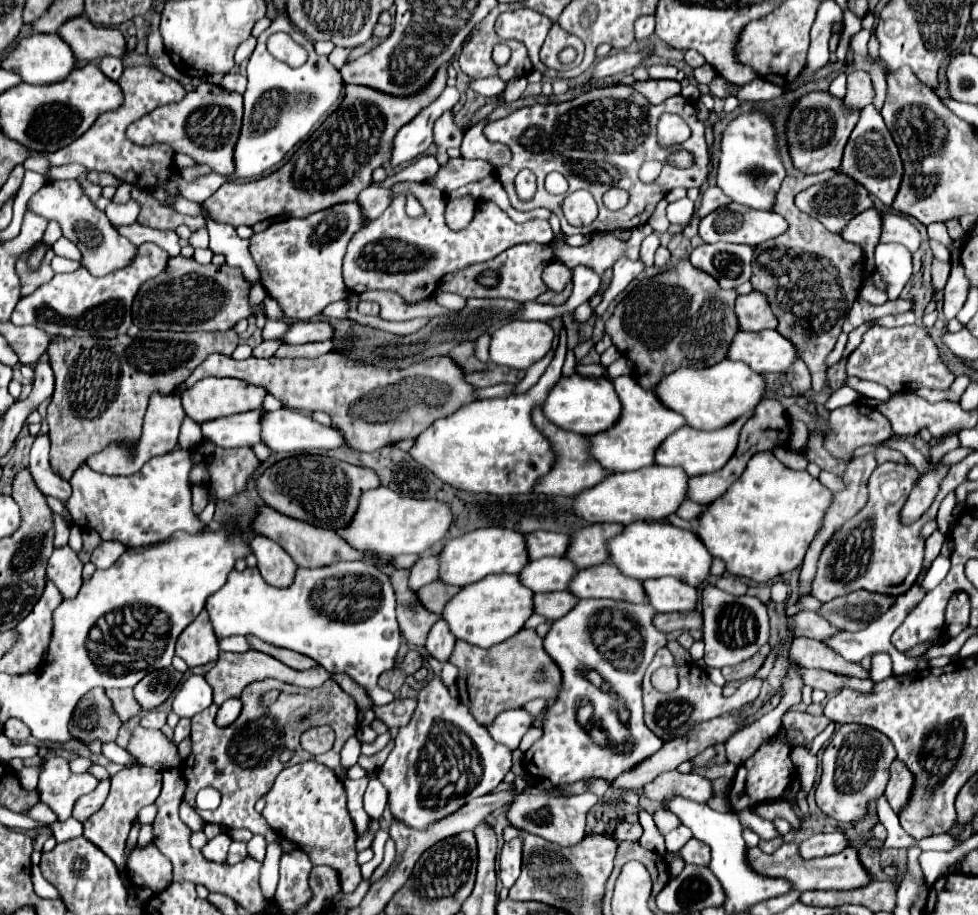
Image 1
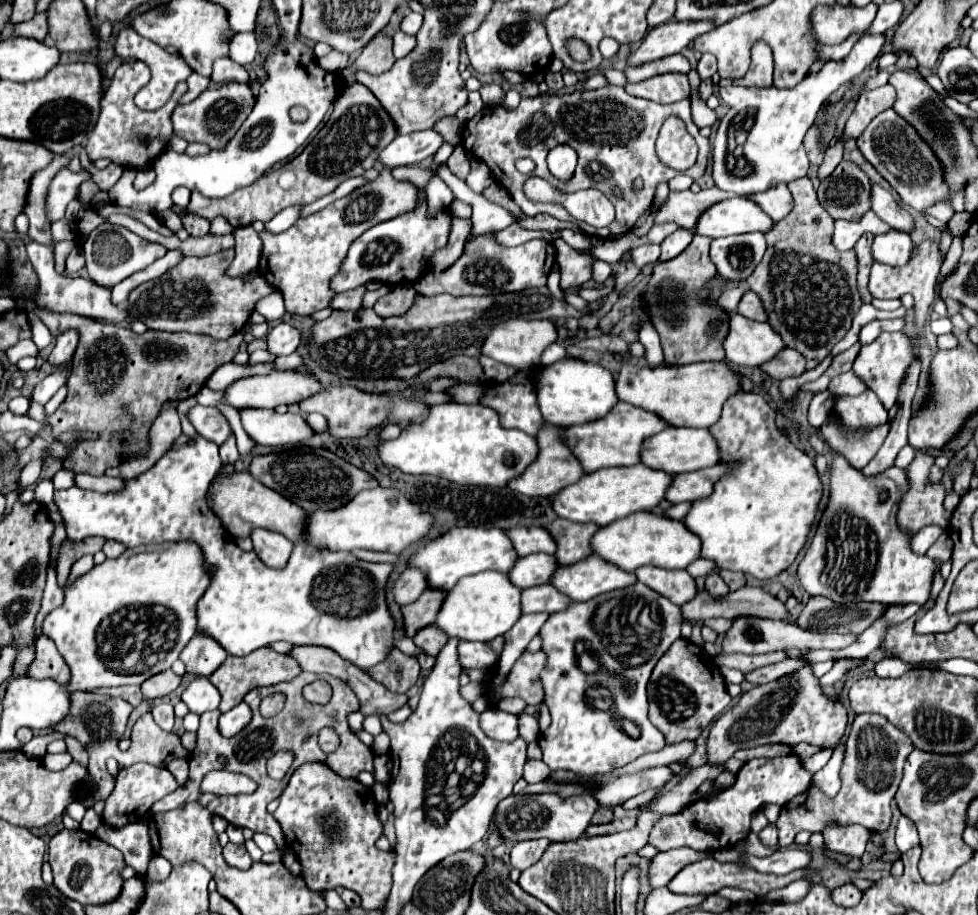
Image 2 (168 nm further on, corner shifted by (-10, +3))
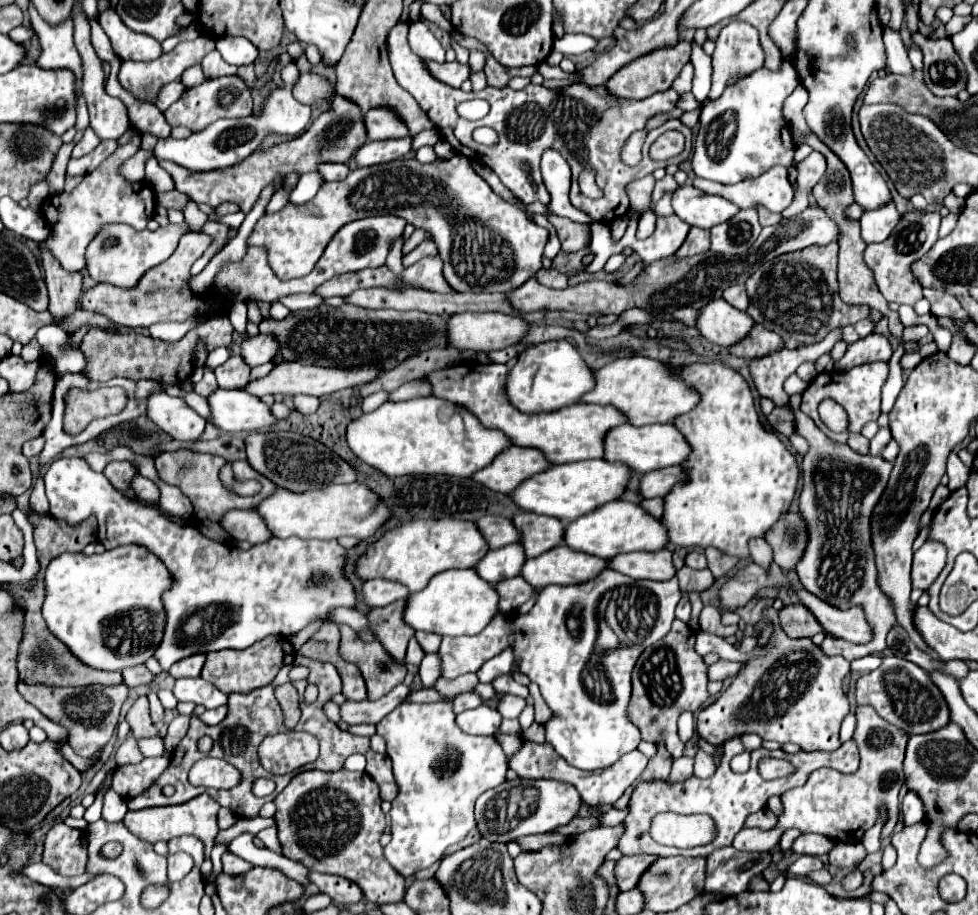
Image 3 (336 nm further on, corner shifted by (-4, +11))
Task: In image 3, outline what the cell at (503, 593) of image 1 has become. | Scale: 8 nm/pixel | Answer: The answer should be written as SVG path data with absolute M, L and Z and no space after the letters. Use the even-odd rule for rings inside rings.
M450 569L446 573L438 573L430 579L428 587L420 593L408 595L408 605L404 611L404 621L416 631L430 631L438 635L476 635L480 633L490 619L500 611L498 609L498 593L492 583L482 581L474 569Z

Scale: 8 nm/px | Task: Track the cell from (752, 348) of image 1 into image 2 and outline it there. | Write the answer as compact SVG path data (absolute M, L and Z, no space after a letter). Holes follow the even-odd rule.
M738 313L730 315L728 335L724 337L724 353L730 363L758 367L784 347L784 341L768 323L758 323Z

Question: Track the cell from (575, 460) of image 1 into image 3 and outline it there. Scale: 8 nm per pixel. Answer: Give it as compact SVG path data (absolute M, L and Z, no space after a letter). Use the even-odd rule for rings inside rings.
M510 447L502 451L488 467L474 473L472 479L498 493L512 493L520 481L526 481L528 477L534 477L550 467L550 461L546 461L546 455L540 449Z

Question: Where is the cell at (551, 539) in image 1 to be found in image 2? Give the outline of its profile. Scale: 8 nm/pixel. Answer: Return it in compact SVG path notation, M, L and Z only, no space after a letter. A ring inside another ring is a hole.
M512 527L506 531L508 539L514 545L514 551L524 557L530 553L554 553L556 545L542 527Z

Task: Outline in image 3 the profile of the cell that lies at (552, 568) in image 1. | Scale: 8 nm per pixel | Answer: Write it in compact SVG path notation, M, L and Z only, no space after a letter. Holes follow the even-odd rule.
M506 545L502 549L490 551L474 569L478 575L490 583L498 583L510 577L520 575L520 569L526 561L526 555L522 553L522 545Z

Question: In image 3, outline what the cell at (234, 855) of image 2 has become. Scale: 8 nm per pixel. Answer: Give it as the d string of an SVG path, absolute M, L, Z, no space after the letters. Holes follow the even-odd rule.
M226 851L222 855L222 865L224 865L224 873L230 873L230 875L240 875L240 873L246 873L248 869L252 869L252 863L240 859L238 855Z

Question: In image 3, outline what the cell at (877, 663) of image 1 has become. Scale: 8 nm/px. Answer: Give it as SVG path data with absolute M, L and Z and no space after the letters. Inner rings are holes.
M866 655L866 657L862 657L862 659L858 659L858 661L852 663L852 667L856 671L864 671L864 673L878 669L880 665L882 665L882 657L880 655Z

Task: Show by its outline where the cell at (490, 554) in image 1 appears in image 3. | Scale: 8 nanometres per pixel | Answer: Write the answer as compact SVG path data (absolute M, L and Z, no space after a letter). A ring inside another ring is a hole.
M418 519L384 533L376 543L372 543L366 555L358 561L356 573L364 581L376 577L400 581L410 589L410 593L418 593L430 583L430 577L446 569L468 569L488 551L490 549L486 549L486 541L482 533L478 533L476 523L458 519Z

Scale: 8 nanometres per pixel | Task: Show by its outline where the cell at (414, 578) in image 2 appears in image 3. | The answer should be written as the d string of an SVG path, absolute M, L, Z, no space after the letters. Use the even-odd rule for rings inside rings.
M370 579L364 583L364 601L370 607L384 607L392 601L404 599L410 591L406 585L398 581L386 581L386 579Z

